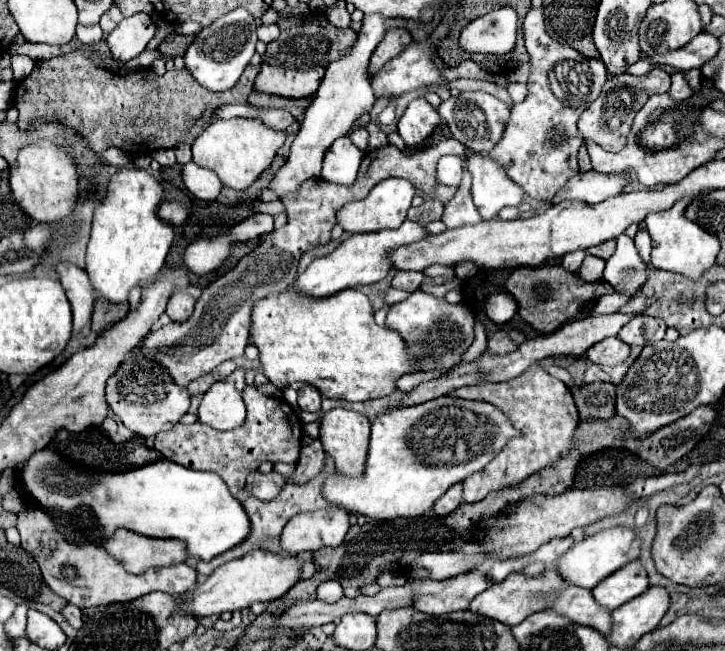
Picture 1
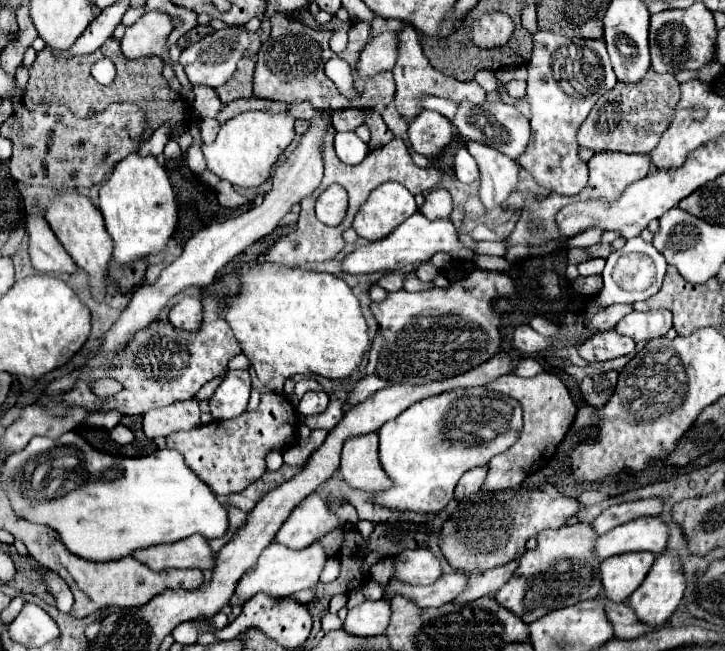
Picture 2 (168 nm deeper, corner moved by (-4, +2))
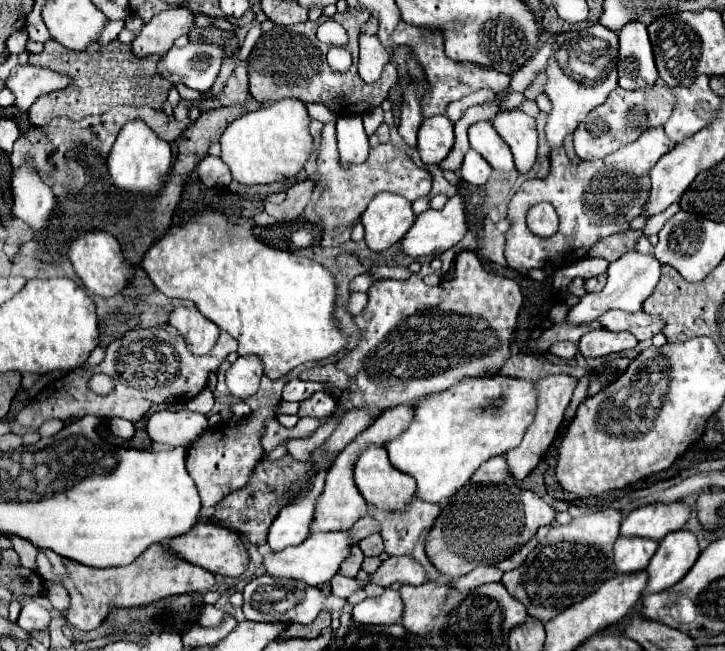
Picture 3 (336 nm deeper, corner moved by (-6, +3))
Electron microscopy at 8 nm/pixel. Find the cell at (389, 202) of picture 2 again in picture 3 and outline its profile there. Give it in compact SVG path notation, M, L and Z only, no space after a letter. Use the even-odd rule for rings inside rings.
M379 192L373 196L361 216L361 224L365 226L365 242L375 252L397 244L413 222L415 214L411 202L393 192Z

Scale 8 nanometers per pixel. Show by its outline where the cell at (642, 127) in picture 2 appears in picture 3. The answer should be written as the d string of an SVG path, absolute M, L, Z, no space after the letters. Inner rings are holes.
M657 80L653 86L643 88L643 90L623 90L615 88L605 104L597 106L587 114L587 118L577 126L573 134L575 142L575 152L581 160L595 160L595 158L605 158L607 154L615 152L617 148L635 142L643 132L651 128L663 126L673 108L675 108L675 94L673 88L667 86L663 80Z

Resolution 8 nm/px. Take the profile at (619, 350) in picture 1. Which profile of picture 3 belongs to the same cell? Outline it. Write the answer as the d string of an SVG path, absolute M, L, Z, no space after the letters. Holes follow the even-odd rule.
M593 330L579 340L579 350L585 358L607 356L613 352L623 352L635 348L637 340L629 332L609 332L609 330Z

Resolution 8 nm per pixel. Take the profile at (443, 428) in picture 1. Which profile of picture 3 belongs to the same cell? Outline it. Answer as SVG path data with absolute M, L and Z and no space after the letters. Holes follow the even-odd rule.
M501 374L461 380L443 392L421 398L413 406L411 424L387 442L385 450L397 470L415 478L415 496L439 504L467 484L485 460L519 446L535 410L537 396L529 380L505 378Z

